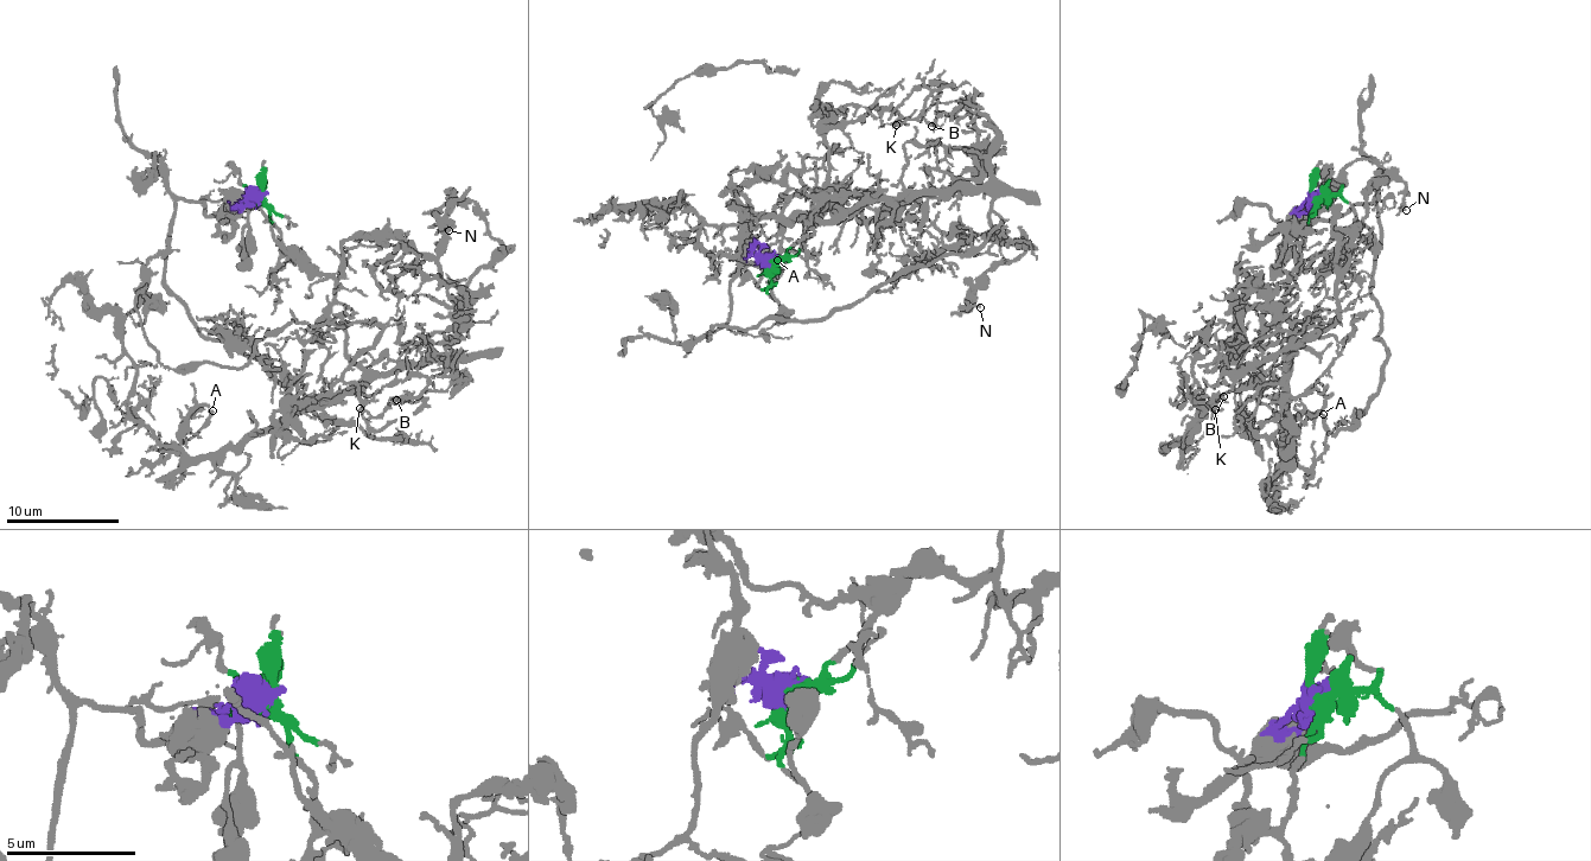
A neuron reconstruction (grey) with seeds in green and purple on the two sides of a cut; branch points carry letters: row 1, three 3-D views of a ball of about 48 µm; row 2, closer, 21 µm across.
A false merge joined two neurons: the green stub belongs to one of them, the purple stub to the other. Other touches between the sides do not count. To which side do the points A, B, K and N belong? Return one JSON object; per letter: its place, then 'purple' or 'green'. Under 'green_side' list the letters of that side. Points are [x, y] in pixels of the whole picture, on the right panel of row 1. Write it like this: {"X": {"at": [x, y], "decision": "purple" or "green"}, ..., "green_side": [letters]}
{"A": {"at": [1323, 414], "decision": "green"}, "B": {"at": [1223, 396], "decision": "green"}, "K": {"at": [1215, 409], "decision": "green"}, "N": {"at": [1406, 210], "decision": "green"}, "green_side": ["A", "B", "K", "N"]}

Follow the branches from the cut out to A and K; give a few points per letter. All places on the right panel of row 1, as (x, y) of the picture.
A: (1317, 197), (1302, 249), (1279, 261), (1293, 361), (1279, 395), (1296, 431), (1281, 467), (1323, 451), (1322, 415)
K: (1317, 197), (1279, 261), (1284, 368), (1290, 349), (1217, 368), (1213, 336), (1179, 364), (1215, 409)

